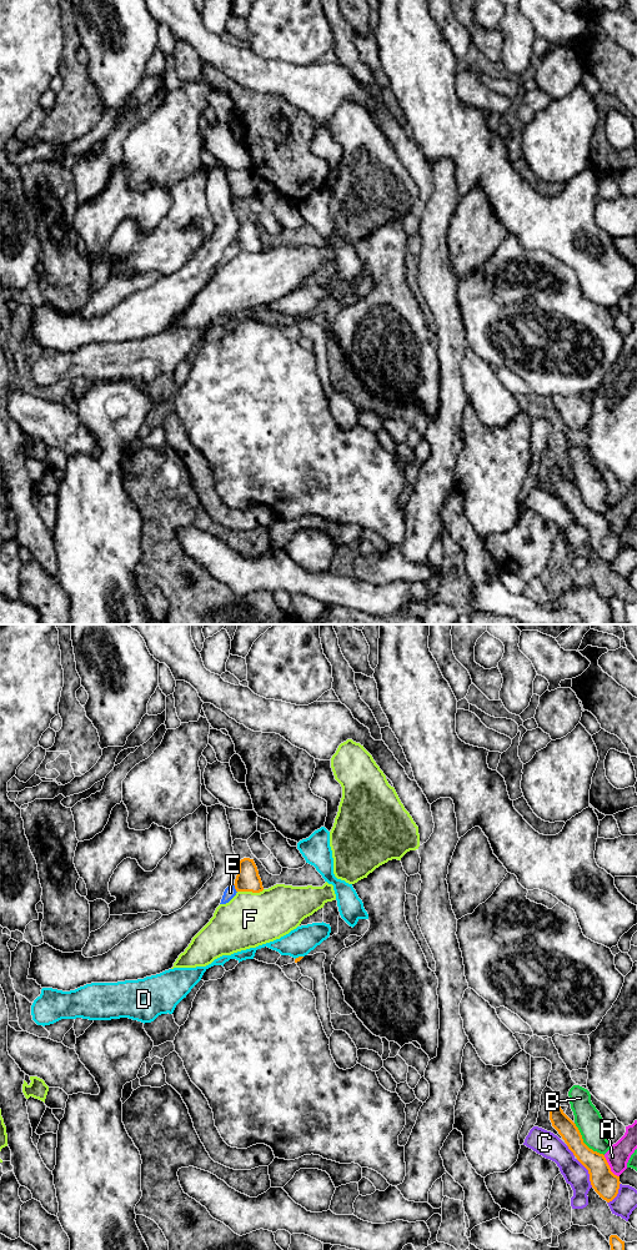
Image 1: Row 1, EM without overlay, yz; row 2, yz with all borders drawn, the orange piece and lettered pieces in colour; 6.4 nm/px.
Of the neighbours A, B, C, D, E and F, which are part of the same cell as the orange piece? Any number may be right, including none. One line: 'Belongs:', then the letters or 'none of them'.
Belongs: E

